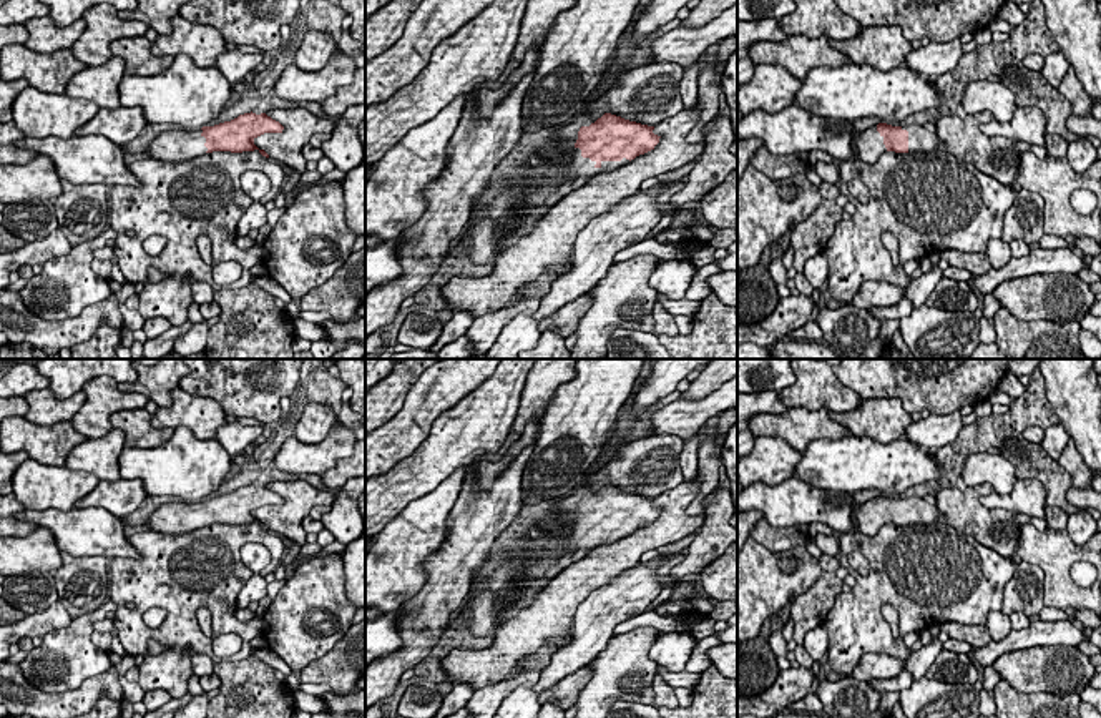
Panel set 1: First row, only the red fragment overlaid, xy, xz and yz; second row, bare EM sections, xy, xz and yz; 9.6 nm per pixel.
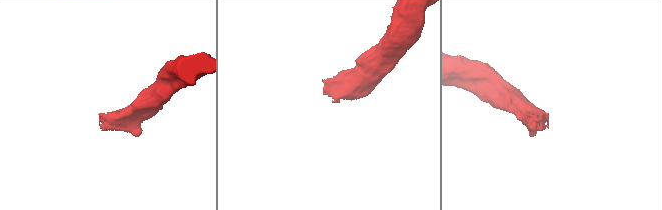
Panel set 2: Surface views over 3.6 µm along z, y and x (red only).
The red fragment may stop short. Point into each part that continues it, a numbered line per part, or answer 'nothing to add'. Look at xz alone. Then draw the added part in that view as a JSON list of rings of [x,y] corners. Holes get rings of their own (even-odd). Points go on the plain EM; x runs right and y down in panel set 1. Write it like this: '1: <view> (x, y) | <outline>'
1: xz (648, 467) | [[[664,434],[651,435],[623,445],[611,445],[611,452],[604,457],[603,465],[590,475],[585,487],[575,490],[573,495],[551,505],[551,515],[545,517],[535,527],[541,529],[543,538],[551,537],[556,548],[555,553],[538,553],[540,547],[530,545],[530,535],[513,548],[521,560],[536,565],[541,558],[558,560],[563,555],[573,555],[578,550],[596,550],[601,545],[613,543],[614,540],[629,535],[596,534],[581,529],[581,522],[575,519],[581,499],[590,499],[596,492],[593,484],[606,480],[606,485],[621,489],[648,499],[658,499],[663,492],[678,487],[683,482],[683,470],[679,455],[684,439]]]

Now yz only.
1: yz (869, 516) | [[[877,497],[862,504],[857,512],[857,530],[864,535],[873,537],[887,524],[883,517],[883,509],[877,504]]]

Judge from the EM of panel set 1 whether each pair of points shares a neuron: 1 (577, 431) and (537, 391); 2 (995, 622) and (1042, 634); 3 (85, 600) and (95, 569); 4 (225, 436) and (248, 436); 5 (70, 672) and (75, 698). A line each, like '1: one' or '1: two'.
1: two
2: two
3: one
4: one
5: two

